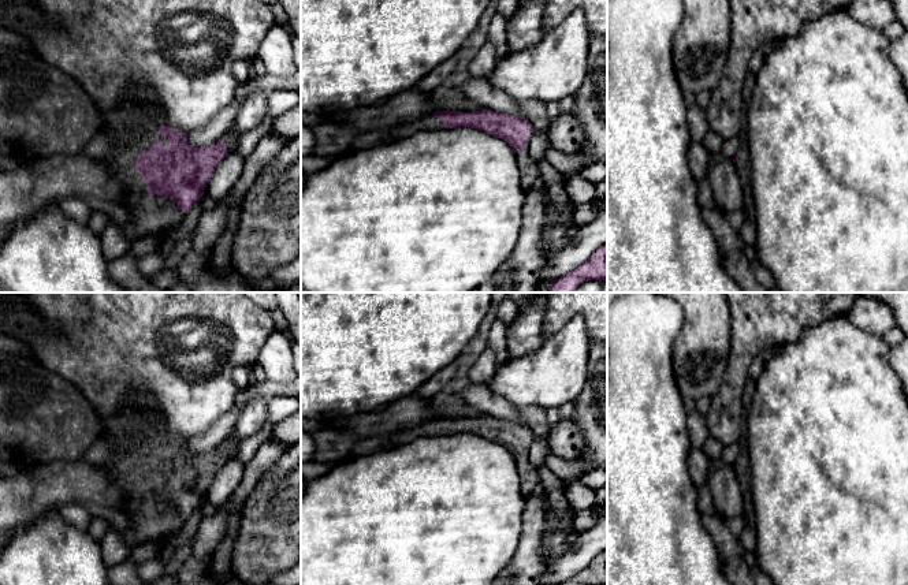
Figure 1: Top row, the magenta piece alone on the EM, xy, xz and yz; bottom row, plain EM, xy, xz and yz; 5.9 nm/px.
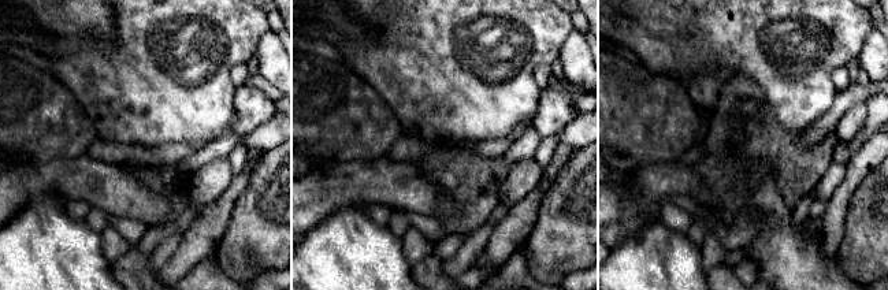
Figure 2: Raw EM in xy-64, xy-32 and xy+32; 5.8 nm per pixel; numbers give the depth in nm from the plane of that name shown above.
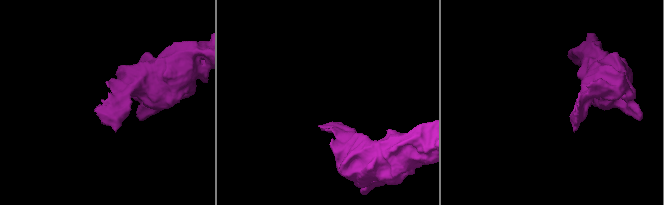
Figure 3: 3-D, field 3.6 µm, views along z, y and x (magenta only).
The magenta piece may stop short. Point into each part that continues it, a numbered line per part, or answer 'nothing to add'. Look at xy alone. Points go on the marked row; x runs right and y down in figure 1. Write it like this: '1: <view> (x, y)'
1: xy (131, 131)

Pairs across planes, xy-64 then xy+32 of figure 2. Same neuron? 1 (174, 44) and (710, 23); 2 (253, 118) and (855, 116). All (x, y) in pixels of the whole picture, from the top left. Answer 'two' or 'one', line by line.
1: one
2: one

